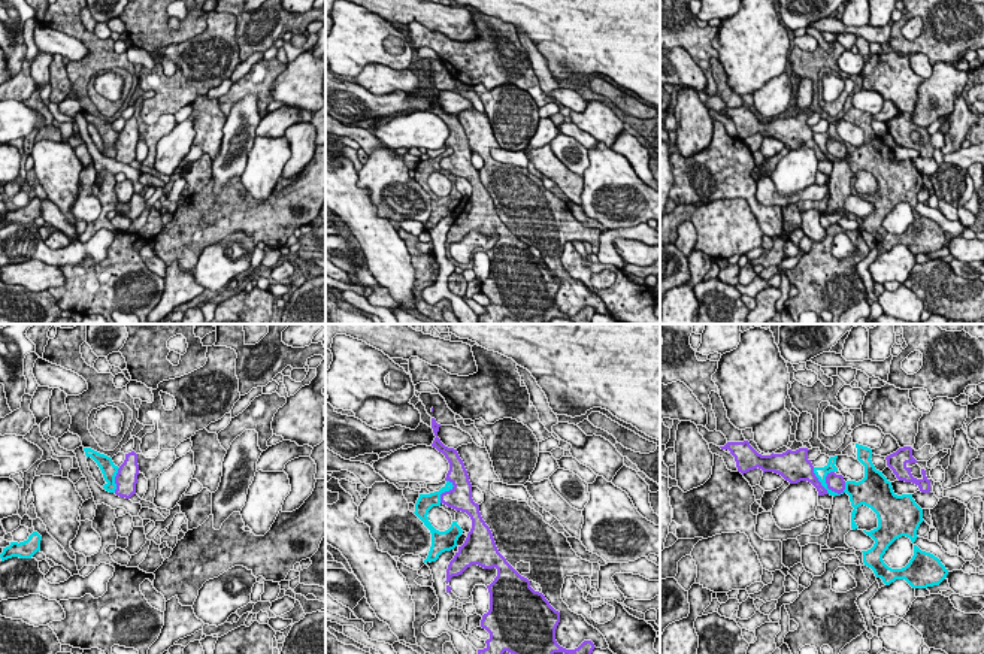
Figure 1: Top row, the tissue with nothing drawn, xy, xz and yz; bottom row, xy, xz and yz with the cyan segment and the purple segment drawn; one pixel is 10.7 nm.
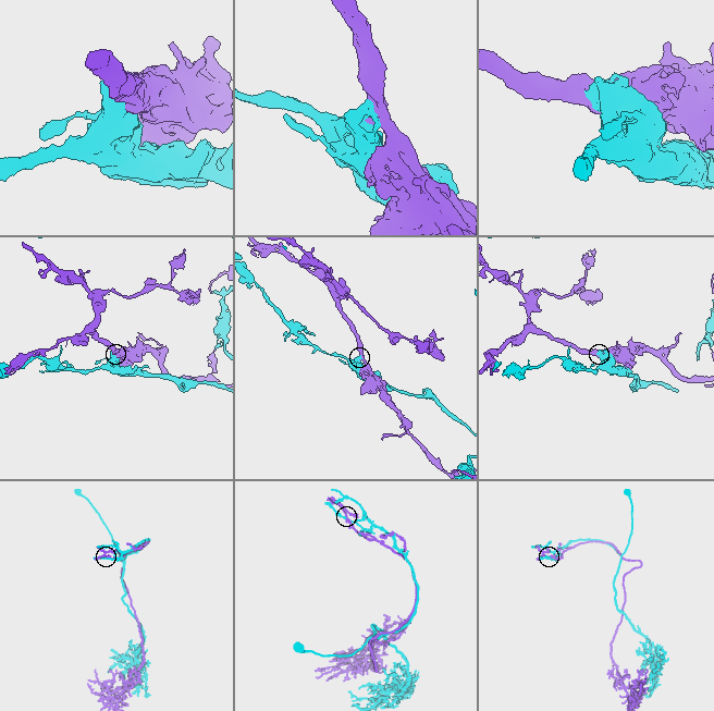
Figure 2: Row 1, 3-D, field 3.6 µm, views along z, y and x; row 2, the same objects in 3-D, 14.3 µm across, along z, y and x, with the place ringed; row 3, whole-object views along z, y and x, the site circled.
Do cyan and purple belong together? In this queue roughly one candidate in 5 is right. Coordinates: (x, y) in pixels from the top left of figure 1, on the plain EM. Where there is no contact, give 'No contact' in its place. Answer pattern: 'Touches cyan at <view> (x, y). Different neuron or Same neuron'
Touches cyan at yz (824, 153). Different neuron

